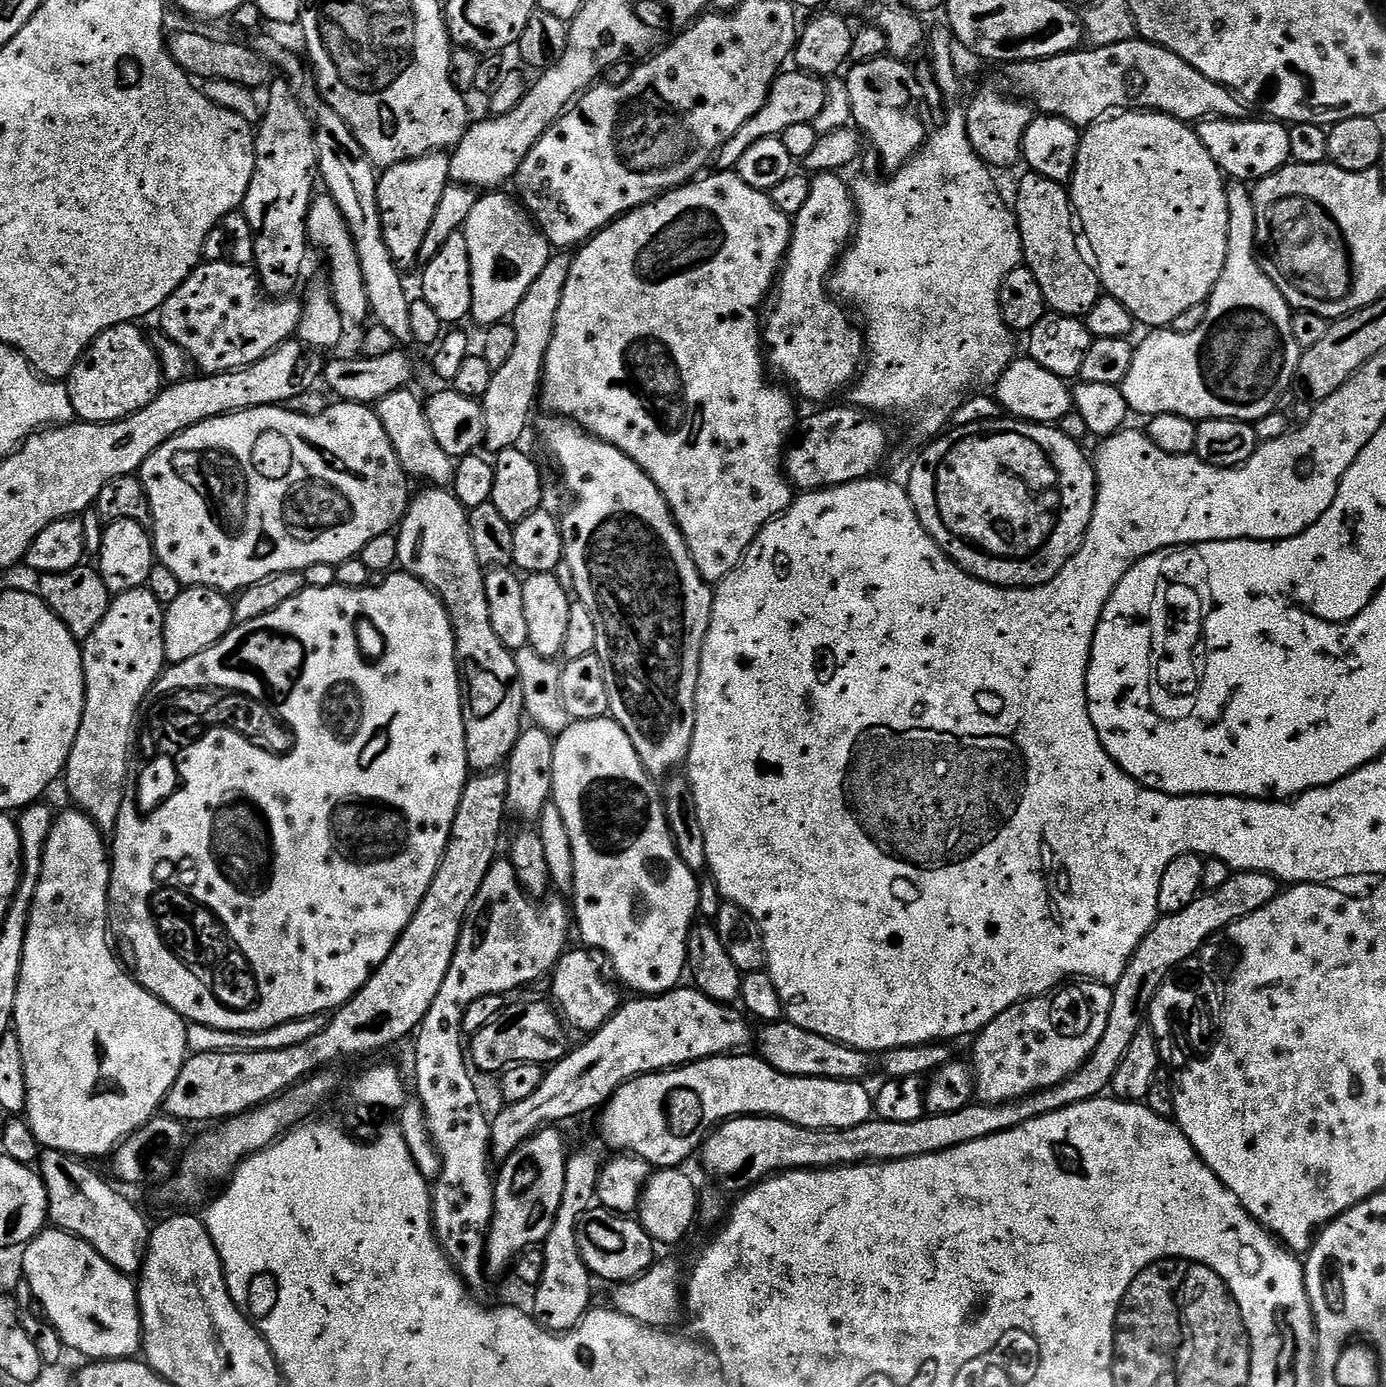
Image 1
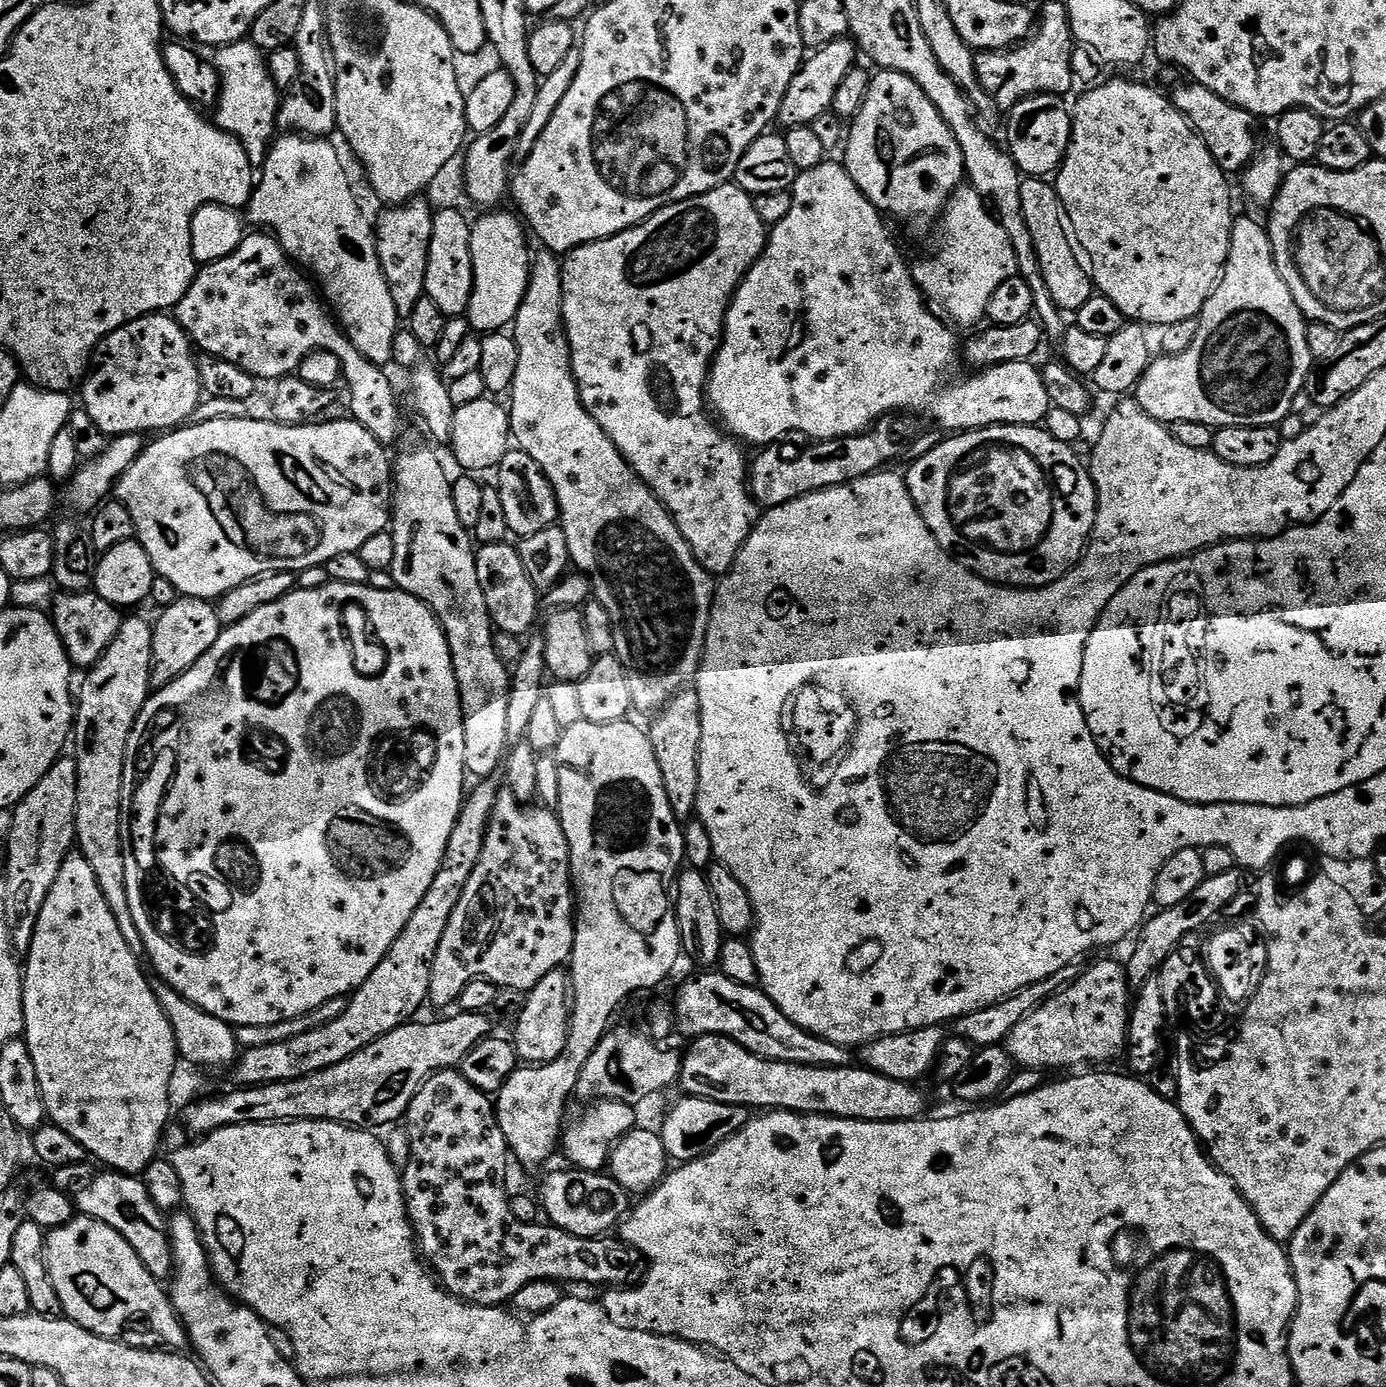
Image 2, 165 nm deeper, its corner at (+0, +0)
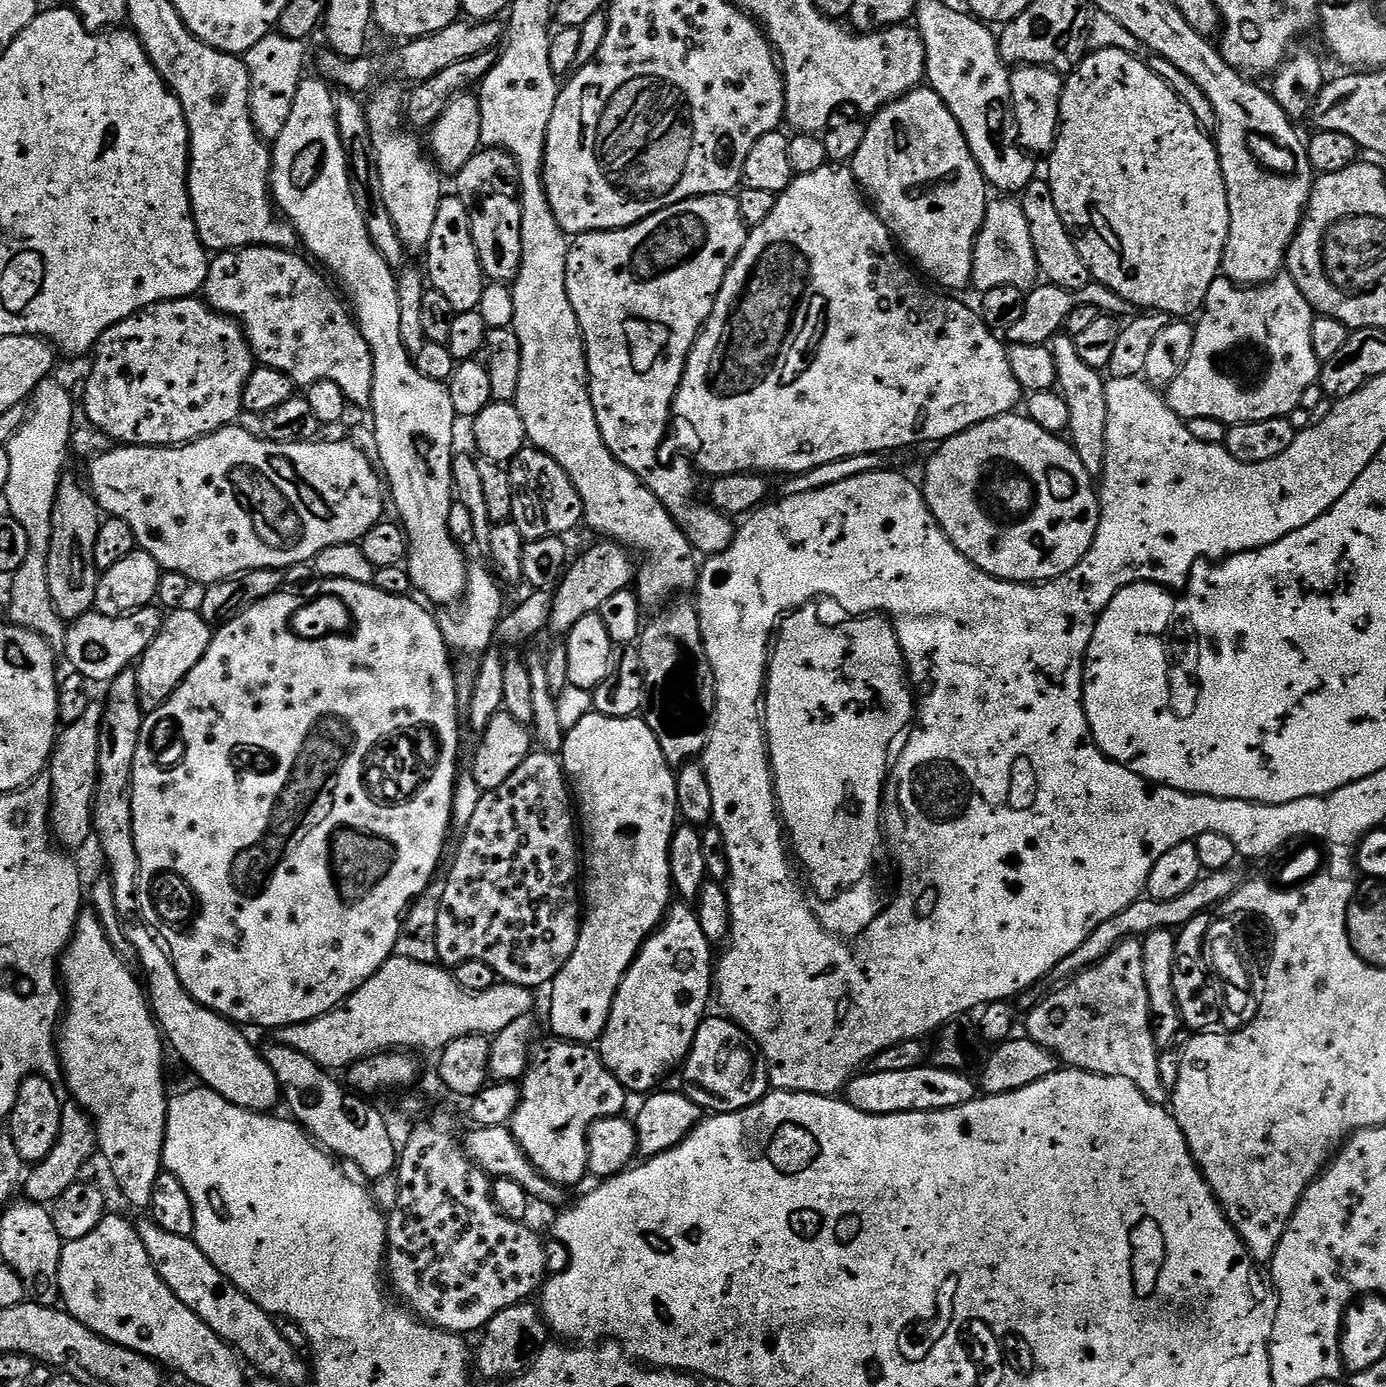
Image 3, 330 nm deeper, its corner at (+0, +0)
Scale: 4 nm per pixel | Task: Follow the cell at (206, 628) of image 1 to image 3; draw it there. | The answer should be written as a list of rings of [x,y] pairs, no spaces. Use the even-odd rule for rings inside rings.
[[[181,606],[173,608],[167,613],[158,630],[158,638],[150,642],[135,665],[136,685],[138,686],[138,702],[140,711],[147,714],[158,710],[182,686],[182,682],[202,662],[206,650],[210,646],[214,635],[213,625],[210,625],[200,617],[195,607]]]

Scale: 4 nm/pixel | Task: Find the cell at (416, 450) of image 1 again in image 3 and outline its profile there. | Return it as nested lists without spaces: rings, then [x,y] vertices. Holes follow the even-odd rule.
[[[259,246],[221,252],[209,263],[208,277],[202,289],[203,299],[215,312],[231,316],[240,325],[249,347],[252,348],[253,357],[263,367],[282,370],[304,390],[319,380],[338,382],[338,390],[342,390],[350,404],[371,409],[374,394],[374,362],[370,346],[366,346],[366,338],[362,338],[345,301],[332,293],[333,285],[328,285],[307,264],[309,261],[303,255],[300,257],[295,256],[296,254],[287,248]]]

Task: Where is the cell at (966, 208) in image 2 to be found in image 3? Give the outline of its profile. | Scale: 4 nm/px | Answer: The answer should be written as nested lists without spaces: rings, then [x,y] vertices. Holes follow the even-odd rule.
[[[1008,194],[989,199],[984,225],[974,246],[971,287],[980,288],[981,293],[990,291],[994,286],[1018,286],[1028,290],[1037,280],[1034,242],[1030,238],[1030,222],[1026,222],[1023,203]]]

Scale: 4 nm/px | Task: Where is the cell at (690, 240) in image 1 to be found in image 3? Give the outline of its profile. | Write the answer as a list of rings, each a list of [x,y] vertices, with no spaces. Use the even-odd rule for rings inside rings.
[[[735,195],[695,196],[693,200],[666,206],[629,228],[615,228],[613,232],[583,232],[569,243],[566,258],[566,290],[584,335],[588,389],[598,418],[598,430],[612,457],[654,493],[679,524],[693,549],[697,553],[704,552],[705,557],[725,552],[736,537],[737,525],[733,517],[724,515],[711,504],[696,501],[698,472],[691,459],[660,464],[660,443],[670,432],[678,386],[690,350],[714,310],[722,282],[738,258],[749,231],[749,225],[744,223],[738,210]]]

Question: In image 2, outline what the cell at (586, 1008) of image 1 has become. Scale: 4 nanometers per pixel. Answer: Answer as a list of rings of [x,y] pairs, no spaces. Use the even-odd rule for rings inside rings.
[[[563,967],[550,970],[542,982],[529,988],[523,997],[524,1009],[516,1020],[516,1055],[525,1065],[539,1066],[549,1064],[566,1050],[568,1028],[572,1024],[570,1007],[570,976]]]

